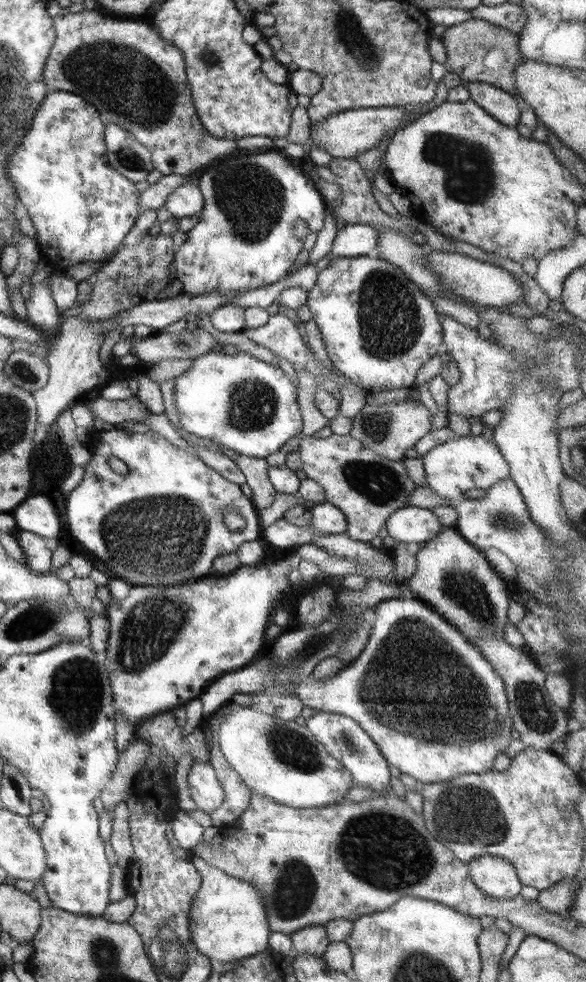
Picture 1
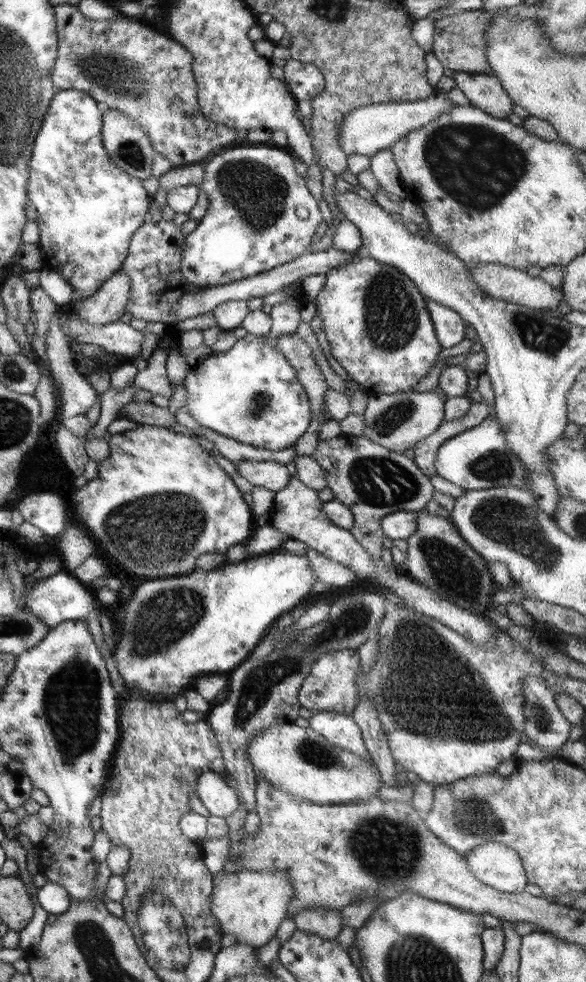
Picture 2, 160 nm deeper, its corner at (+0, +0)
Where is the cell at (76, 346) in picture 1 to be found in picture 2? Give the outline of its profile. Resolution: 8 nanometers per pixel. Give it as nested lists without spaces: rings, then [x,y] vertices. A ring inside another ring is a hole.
[[[119,271],[106,280],[92,297],[78,299],[69,308],[77,319],[102,326],[120,321],[127,312],[126,305],[130,297],[130,278]]]

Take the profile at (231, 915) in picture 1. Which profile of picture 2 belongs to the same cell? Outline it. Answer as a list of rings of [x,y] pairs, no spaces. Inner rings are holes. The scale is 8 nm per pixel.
[[[278,869],[273,871],[239,870],[211,874],[213,892],[210,897],[211,913],[217,918],[221,935],[233,934],[236,943],[248,943],[261,948],[275,937],[280,923],[287,917],[294,887],[291,880]]]

